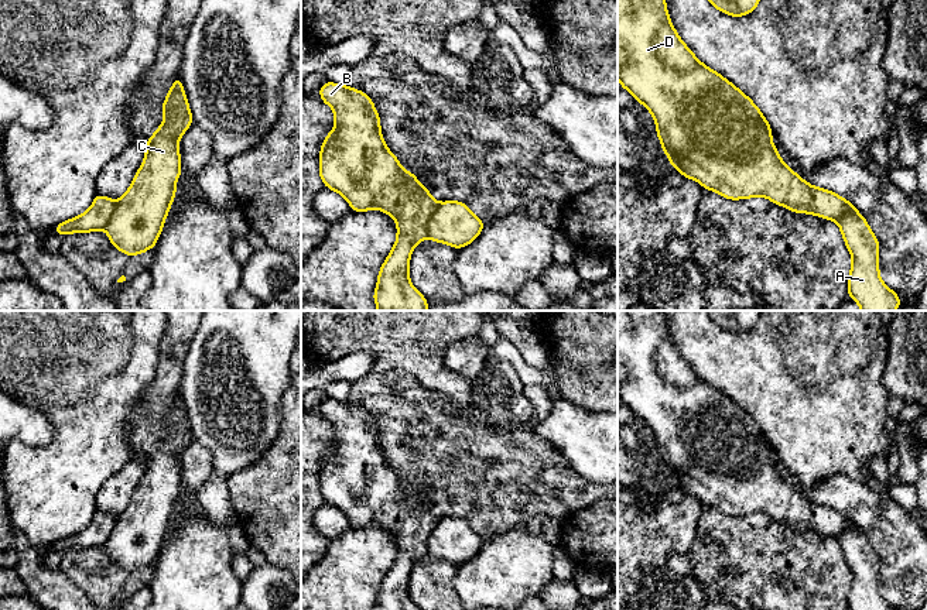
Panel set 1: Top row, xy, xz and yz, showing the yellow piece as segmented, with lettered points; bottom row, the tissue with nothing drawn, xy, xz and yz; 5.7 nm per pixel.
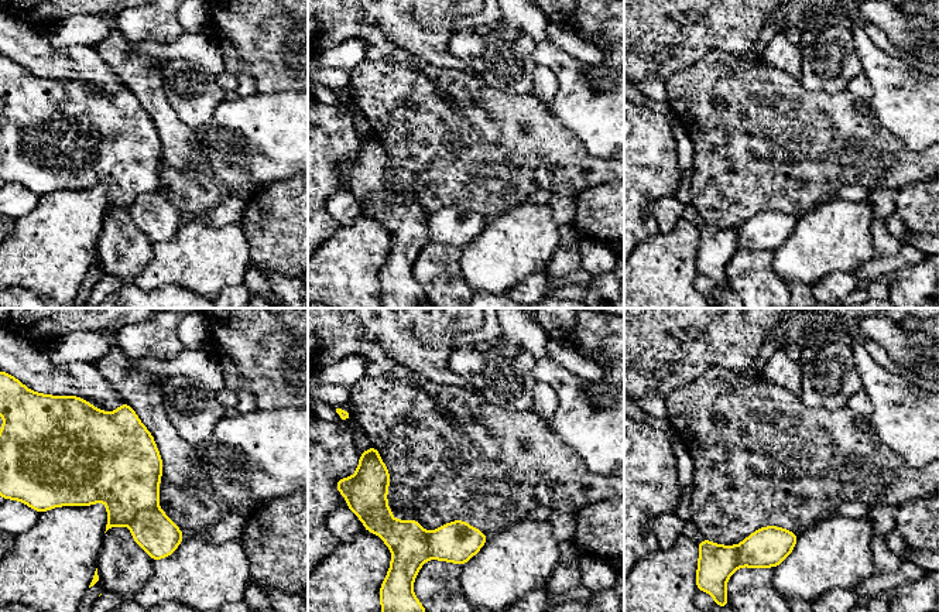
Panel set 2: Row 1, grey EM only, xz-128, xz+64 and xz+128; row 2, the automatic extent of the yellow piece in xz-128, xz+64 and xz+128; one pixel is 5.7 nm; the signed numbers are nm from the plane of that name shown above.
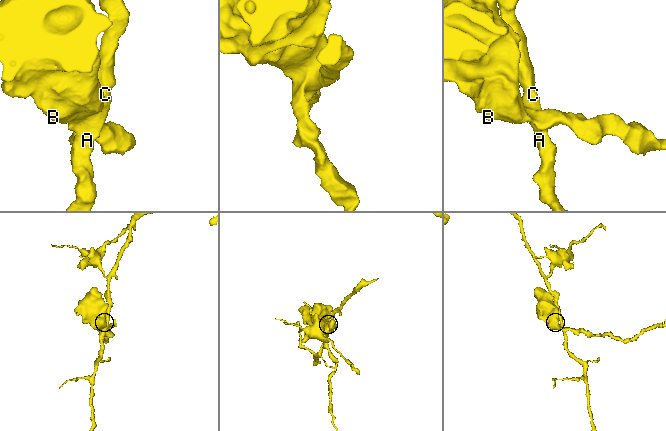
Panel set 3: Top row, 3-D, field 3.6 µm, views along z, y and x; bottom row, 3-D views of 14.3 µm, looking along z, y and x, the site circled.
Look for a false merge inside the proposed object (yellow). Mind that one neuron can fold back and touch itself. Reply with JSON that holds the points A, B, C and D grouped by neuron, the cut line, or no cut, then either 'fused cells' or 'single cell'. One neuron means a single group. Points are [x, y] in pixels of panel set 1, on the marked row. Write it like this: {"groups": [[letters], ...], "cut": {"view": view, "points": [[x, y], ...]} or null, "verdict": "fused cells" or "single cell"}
{"groups": [["A", "C"], ["B", "D"]], "cut": {"view": "xz", "points": [[441, 204], [427, 225], [426, 236]]}, "verdict": "fused cells"}

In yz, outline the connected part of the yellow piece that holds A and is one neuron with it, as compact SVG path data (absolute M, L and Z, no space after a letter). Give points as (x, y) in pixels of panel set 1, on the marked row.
M855 209L839 222L839 230L852 256L848 277L848 295L861 311L894 311L902 305L894 291L886 287L879 274L879 241L866 219Z

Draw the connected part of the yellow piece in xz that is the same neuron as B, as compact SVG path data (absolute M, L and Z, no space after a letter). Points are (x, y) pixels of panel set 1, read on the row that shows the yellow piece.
M326 82L319 89L324 103L332 107L335 128L321 145L319 177L326 188L341 193L355 212L379 209L397 222L397 239L384 260L373 294L377 311L427 311L428 301L410 282L410 254L427 237L427 225L441 205L428 188L420 185L413 172L406 171L386 147L380 130L380 116L372 99L350 86Z

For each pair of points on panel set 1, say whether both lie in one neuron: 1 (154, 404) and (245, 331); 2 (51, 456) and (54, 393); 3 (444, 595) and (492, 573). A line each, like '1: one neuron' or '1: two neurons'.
1: two neurons
2: one neuron
3: two neurons

